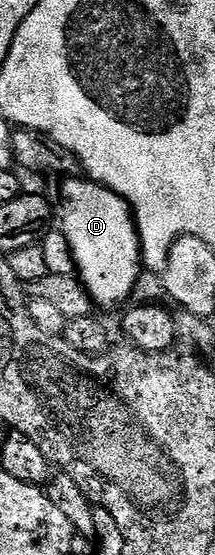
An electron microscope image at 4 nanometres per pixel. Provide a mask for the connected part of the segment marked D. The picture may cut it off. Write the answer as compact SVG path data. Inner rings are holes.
M76 175L66 178L63 189L63 206L58 206L57 221L72 251L74 268L77 276L87 288L87 294L96 306L103 309L115 309L118 305L126 306L135 284L139 281L139 273L144 272L143 252L139 246L139 232L135 229L135 216L131 214L131 206L125 198L117 195L113 190L105 188L97 181L88 180L87 189L82 189L84 178Z

